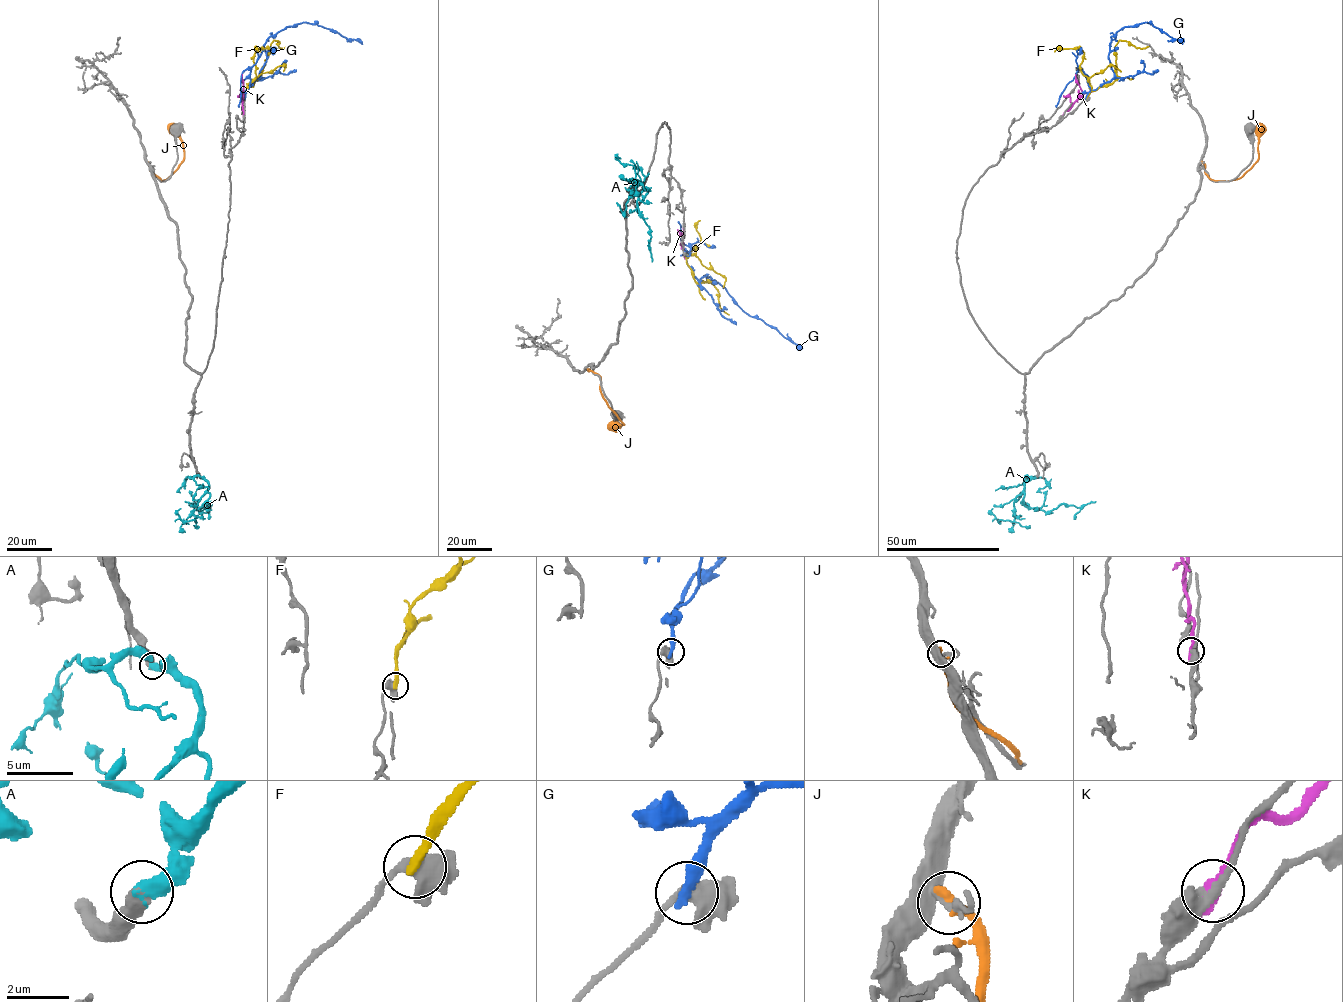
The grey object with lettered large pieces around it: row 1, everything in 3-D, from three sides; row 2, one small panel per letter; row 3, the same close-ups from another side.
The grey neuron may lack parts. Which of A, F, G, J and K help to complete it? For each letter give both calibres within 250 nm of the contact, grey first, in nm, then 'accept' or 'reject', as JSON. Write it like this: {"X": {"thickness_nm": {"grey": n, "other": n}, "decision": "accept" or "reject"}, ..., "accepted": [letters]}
{"A": {"thickness_nm": {"grey": 500, "other": 550}, "decision": "accept"}, "F": {"thickness_nm": {"grey": 400, "other": 280}, "decision": "reject"}, "G": {"thickness_nm": {"grey": 380, "other": 380}, "decision": "reject"}, "J": {"thickness_nm": {"grey": 200, "other": 380}, "decision": "reject"}, "K": {"thickness_nm": {"grey": 280, "other": 360}, "decision": "reject"}, "accepted": ["A"]}

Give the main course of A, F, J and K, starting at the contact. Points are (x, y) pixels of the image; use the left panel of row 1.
A: (200, 478), (208, 483), (210, 497), (196, 510), (199, 512), (210, 503), (208, 507), (212, 501)
F: (245, 98), (246, 89), (261, 74), (270, 43), (274, 40), (278, 42), (280, 49), (289, 46)
J: (148, 162), (149, 169), (160, 180), (168, 178), (183, 159), (183, 142), (169, 124)
K: (243, 116), (241, 74)

